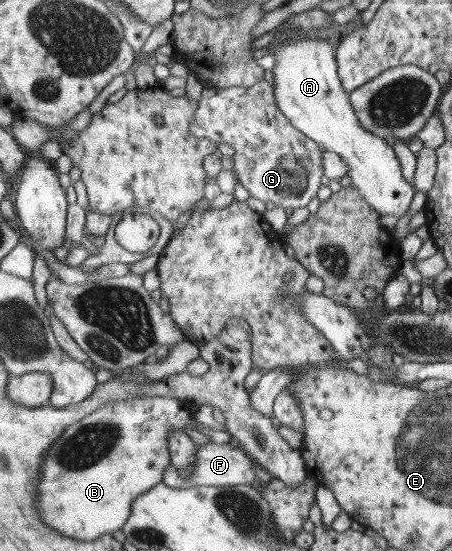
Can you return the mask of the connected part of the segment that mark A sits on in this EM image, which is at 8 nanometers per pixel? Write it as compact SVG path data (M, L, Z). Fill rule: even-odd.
M317 38L312 41L285 41L274 48L273 54L277 60L273 68L276 107L324 150L344 157L350 164L348 176L352 185L360 190L374 209L382 215L404 215L417 188L404 177L393 143L362 127L354 105L350 103L350 93L343 89L334 45Z

